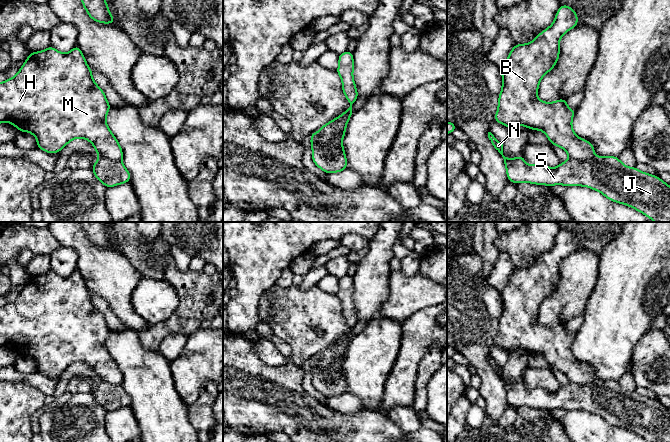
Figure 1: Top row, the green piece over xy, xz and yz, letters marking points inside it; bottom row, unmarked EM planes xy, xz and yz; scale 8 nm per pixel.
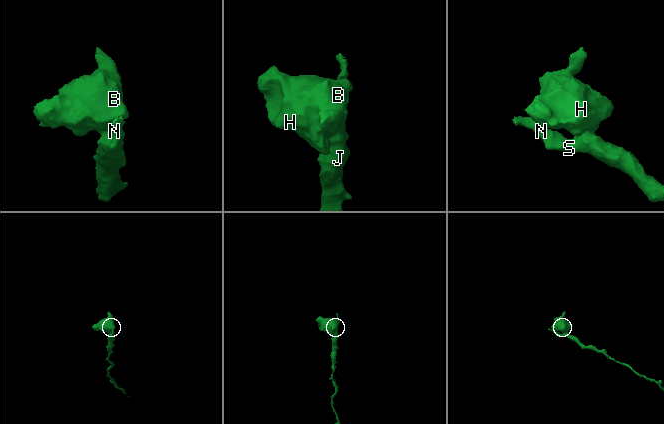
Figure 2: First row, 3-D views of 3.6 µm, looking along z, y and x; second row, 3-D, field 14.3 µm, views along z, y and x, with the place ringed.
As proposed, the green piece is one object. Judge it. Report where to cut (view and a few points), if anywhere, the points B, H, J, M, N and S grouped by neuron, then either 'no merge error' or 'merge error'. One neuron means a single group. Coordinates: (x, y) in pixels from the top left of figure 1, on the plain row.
cut in yz along (594, 379), (590, 383), (584, 384), (573, 384), (570, 382); B H M / J N S; merge error

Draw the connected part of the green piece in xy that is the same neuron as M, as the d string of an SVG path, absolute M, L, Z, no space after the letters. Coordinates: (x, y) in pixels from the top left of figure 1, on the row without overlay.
M76 269L68 277L61 277L52 270L39 276L31 276L16 300L11 303L6 303L4 306L0 307L0 347L9 346L19 355L30 356L37 363L37 372L50 378L60 376L73 363L84 362L93 368L95 376L101 381L105 381L113 385L121 384L123 381L122 372L106 347L106 339L109 336L110 331L111 329L108 327L104 315L93 304L92 294L87 289L86 283L78 269Z

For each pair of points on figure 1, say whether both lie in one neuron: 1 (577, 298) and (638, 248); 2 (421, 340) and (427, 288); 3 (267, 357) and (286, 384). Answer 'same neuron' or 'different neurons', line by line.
1: different neurons
2: different neurons
3: different neurons

